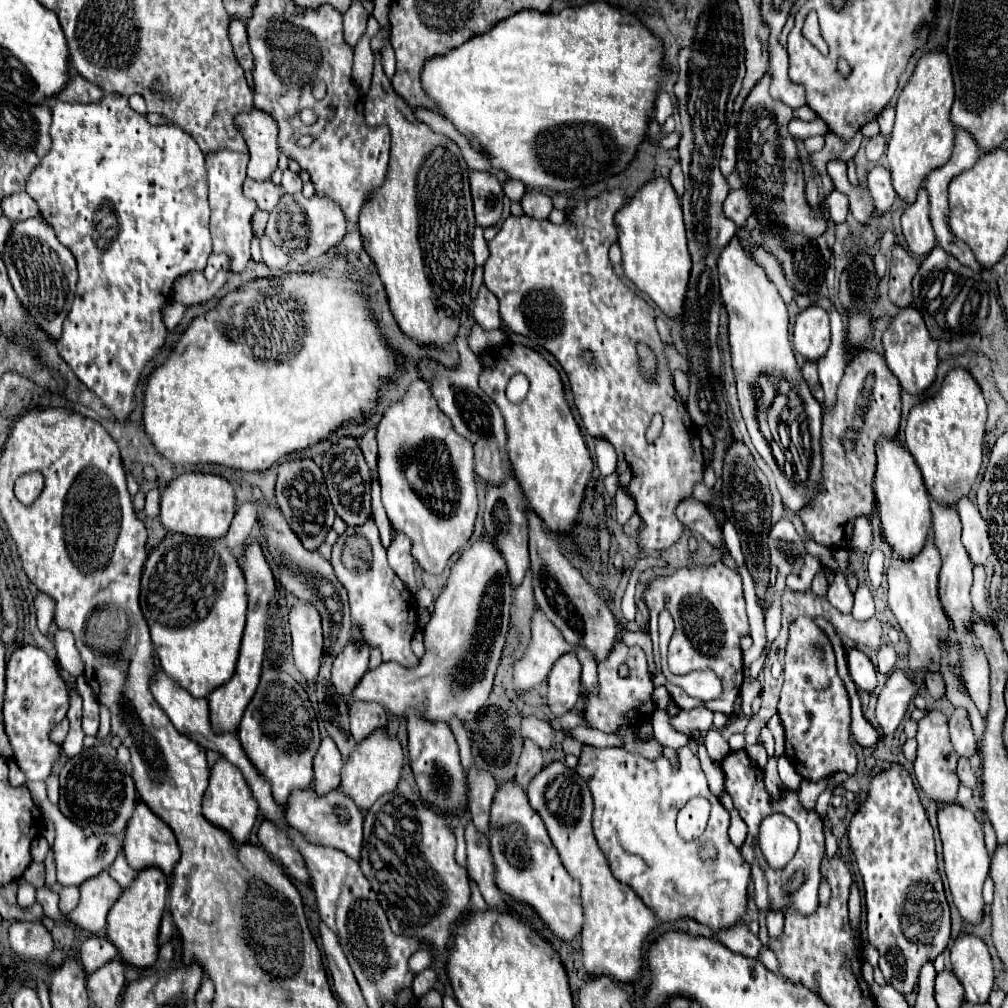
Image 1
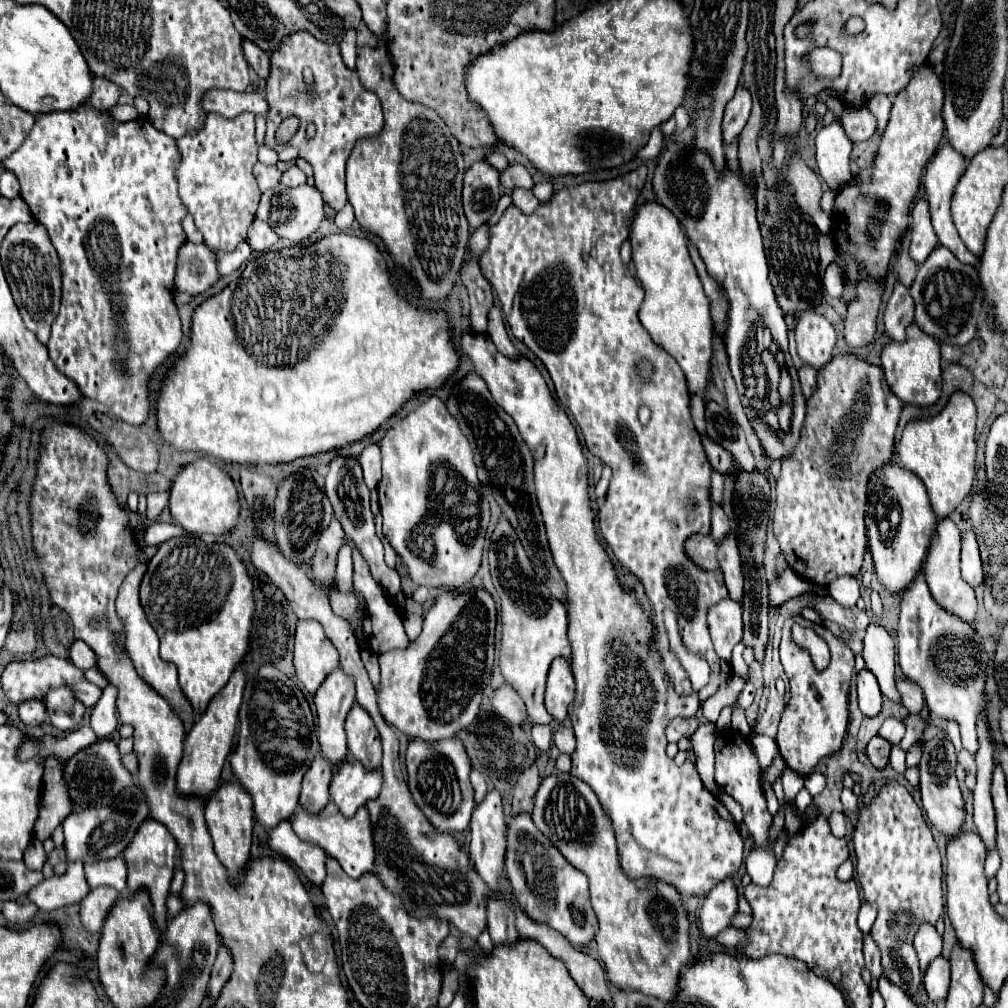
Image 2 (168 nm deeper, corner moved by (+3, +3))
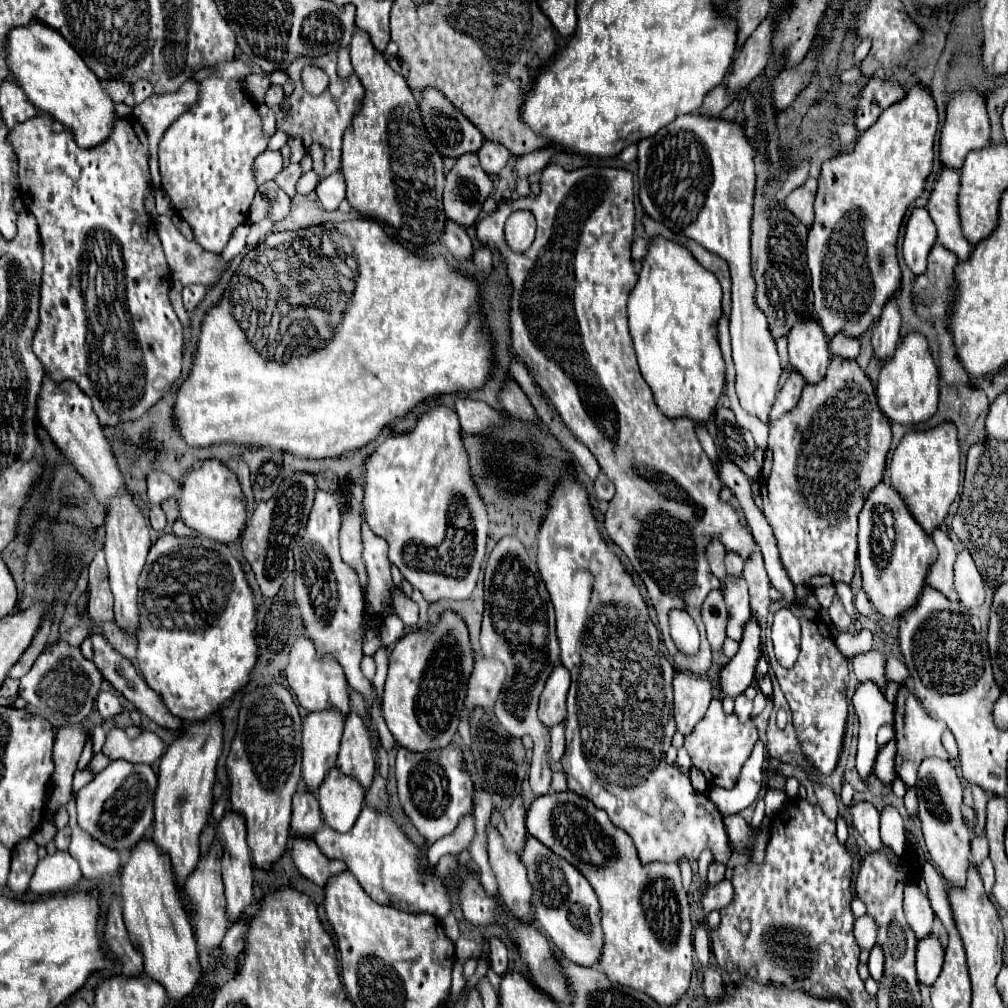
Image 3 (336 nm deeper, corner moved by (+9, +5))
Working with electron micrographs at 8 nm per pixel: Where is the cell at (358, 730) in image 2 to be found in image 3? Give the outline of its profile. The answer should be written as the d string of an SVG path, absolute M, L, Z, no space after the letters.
M351 711L345 719L345 731L341 737L341 747L335 765L345 775L355 777L365 789L369 789L375 777L375 753L371 747L369 733L357 711Z

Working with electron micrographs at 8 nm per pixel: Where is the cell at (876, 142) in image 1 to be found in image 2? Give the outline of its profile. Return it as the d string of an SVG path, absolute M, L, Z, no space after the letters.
M875 95L873 101L869 103L869 109L873 113L873 117L877 119L877 133L875 133L875 141L881 139L883 135L883 129L887 125L887 119L889 119L889 111L891 111L891 97L887 95Z

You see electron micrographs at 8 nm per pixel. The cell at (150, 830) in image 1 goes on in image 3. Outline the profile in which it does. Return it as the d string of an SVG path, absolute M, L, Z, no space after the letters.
M143 839L143 843L137 843L137 847L133 847L133 851L131 851L129 861L123 865L123 869L121 869L121 899L123 899L123 919L127 925L127 931L137 941L137 945L141 947L141 951L145 955L145 973L165 987L169 999L187 997L193 991L193 987L201 975L195 935L193 935L191 923L185 915L185 907L181 903L175 881L171 877L169 859L159 853L159 849L155 847L153 841Z

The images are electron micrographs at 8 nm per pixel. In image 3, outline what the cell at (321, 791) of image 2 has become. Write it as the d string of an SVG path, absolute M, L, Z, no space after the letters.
M301 785L293 797L291 835L305 835L305 839L311 839L315 831L321 827L323 827L323 819L317 797Z

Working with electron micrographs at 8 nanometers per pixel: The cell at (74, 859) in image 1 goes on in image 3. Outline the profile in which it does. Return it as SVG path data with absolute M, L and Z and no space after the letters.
M125 759L111 761L95 779L77 793L77 821L83 831L103 845L129 851L143 837L149 835L153 823L153 799L157 789L157 775L147 763L129 763Z

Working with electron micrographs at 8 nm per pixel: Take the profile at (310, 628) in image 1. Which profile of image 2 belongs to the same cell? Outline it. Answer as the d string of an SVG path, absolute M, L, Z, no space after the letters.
M297 621L293 653L295 673L309 693L315 693L325 677L339 667L339 653L317 621Z

